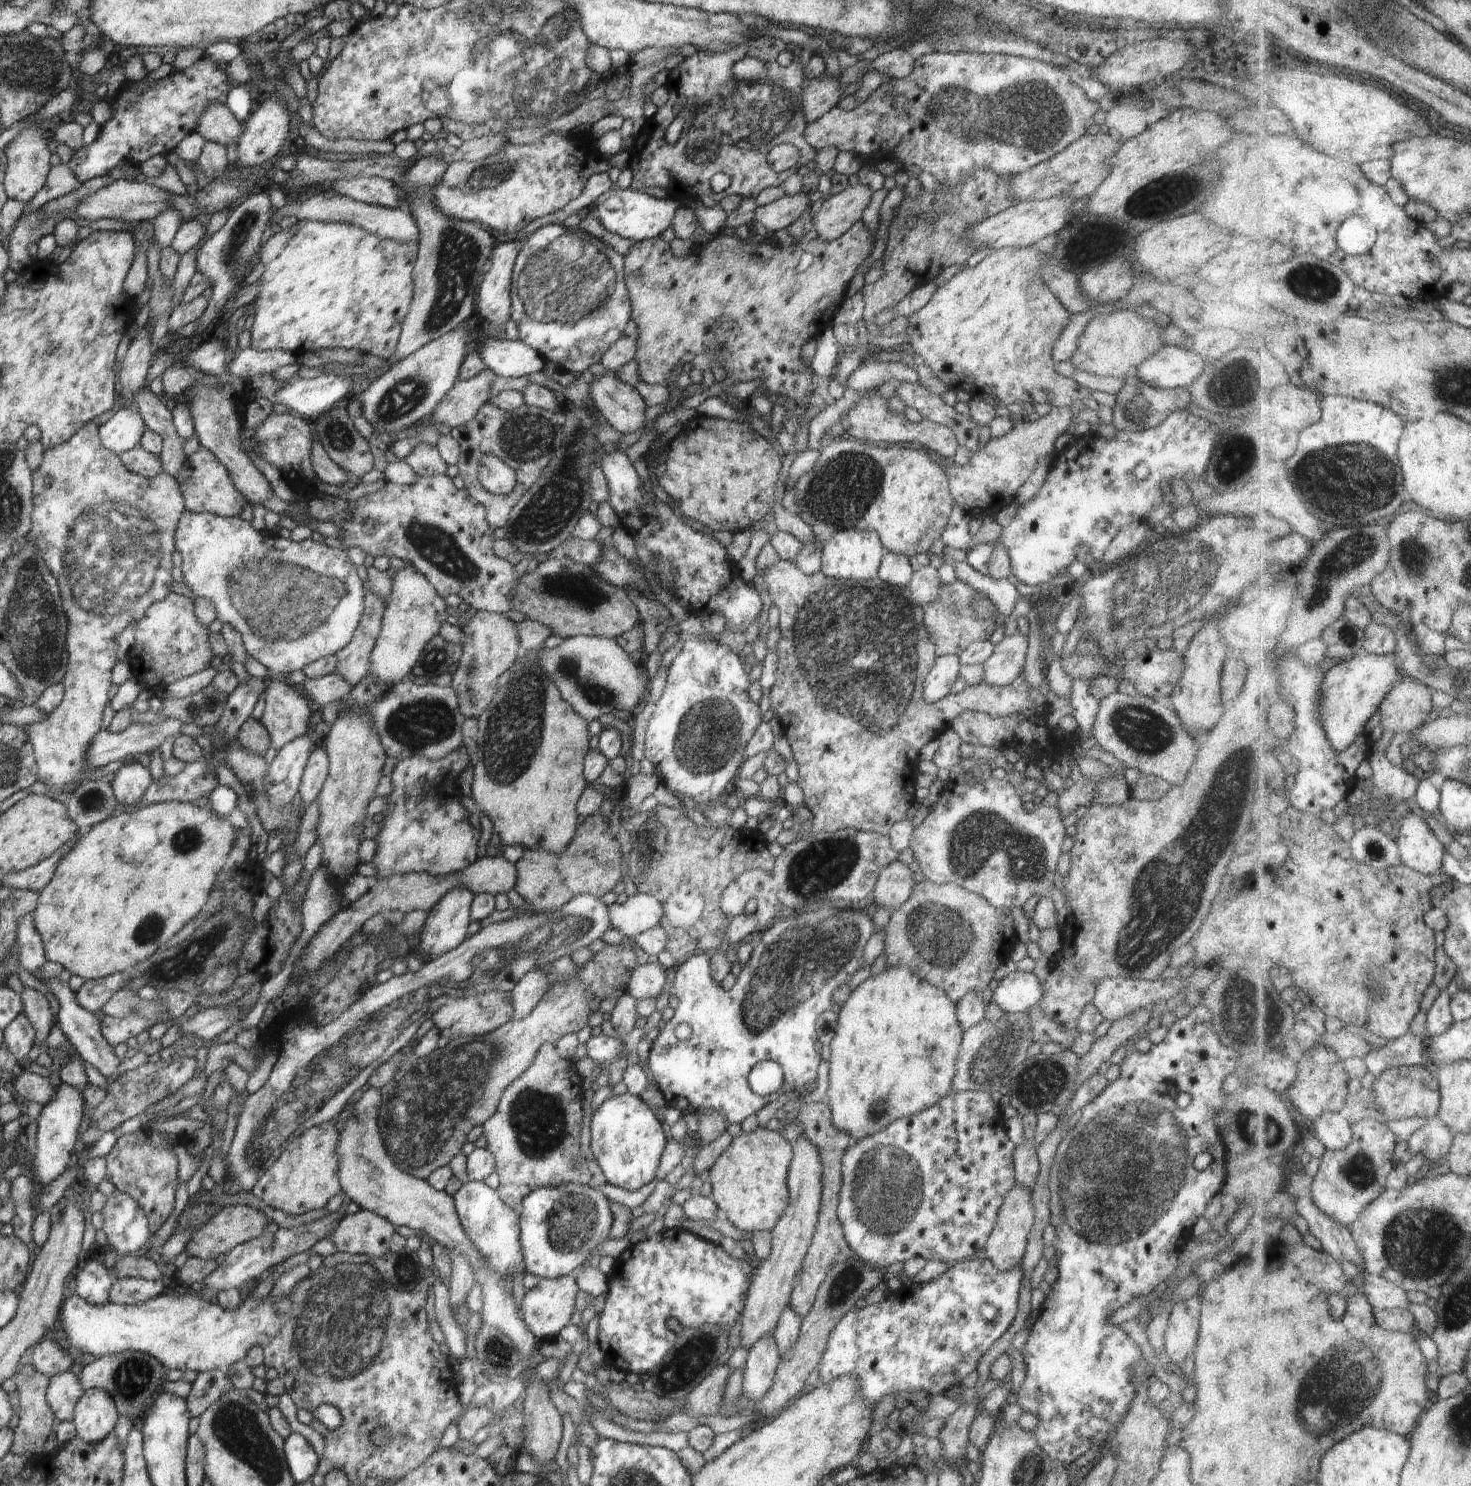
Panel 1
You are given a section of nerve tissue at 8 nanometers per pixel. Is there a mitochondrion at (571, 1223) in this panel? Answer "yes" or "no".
yes

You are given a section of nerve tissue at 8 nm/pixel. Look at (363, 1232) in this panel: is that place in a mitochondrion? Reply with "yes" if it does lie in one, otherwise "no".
no

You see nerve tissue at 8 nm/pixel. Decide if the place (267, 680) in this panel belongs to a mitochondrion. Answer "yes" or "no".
no

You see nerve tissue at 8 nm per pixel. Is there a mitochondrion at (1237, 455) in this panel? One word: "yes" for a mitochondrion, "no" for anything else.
yes

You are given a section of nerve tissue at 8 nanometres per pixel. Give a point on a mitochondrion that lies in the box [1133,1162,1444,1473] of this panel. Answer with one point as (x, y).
(1337, 1384)

